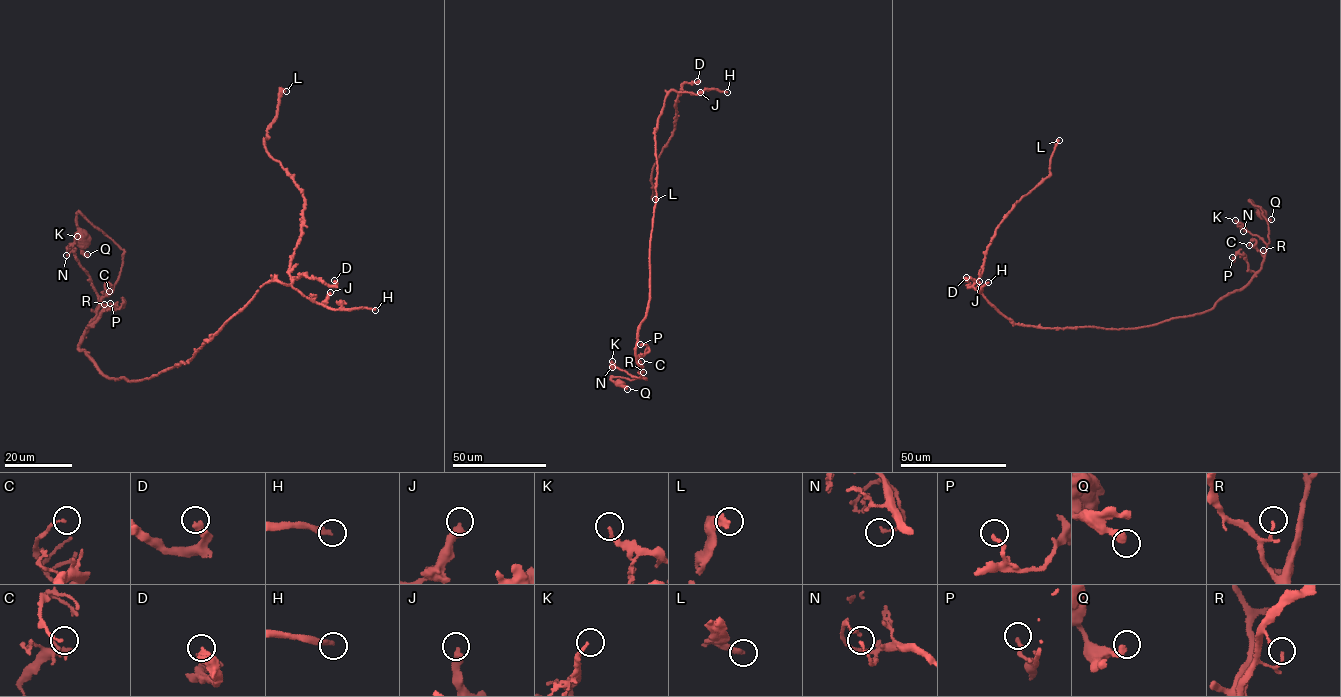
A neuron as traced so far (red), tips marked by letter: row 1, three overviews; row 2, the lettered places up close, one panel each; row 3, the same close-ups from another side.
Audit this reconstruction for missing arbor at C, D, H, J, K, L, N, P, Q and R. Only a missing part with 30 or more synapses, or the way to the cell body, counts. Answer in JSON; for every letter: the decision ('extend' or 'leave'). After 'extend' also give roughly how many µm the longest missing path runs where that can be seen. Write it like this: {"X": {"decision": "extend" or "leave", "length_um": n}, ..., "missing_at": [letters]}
{"C": {"decision": "leave"}, "D": {"decision": "leave"}, "H": {"decision": "extend", "length_um": 110}, "J": {"decision": "leave"}, "K": {"decision": "leave"}, "L": {"decision": "leave"}, "N": {"decision": "leave"}, "P": {"decision": "leave"}, "Q": {"decision": "leave"}, "R": {"decision": "leave"}, "missing_at": ["H"]}

